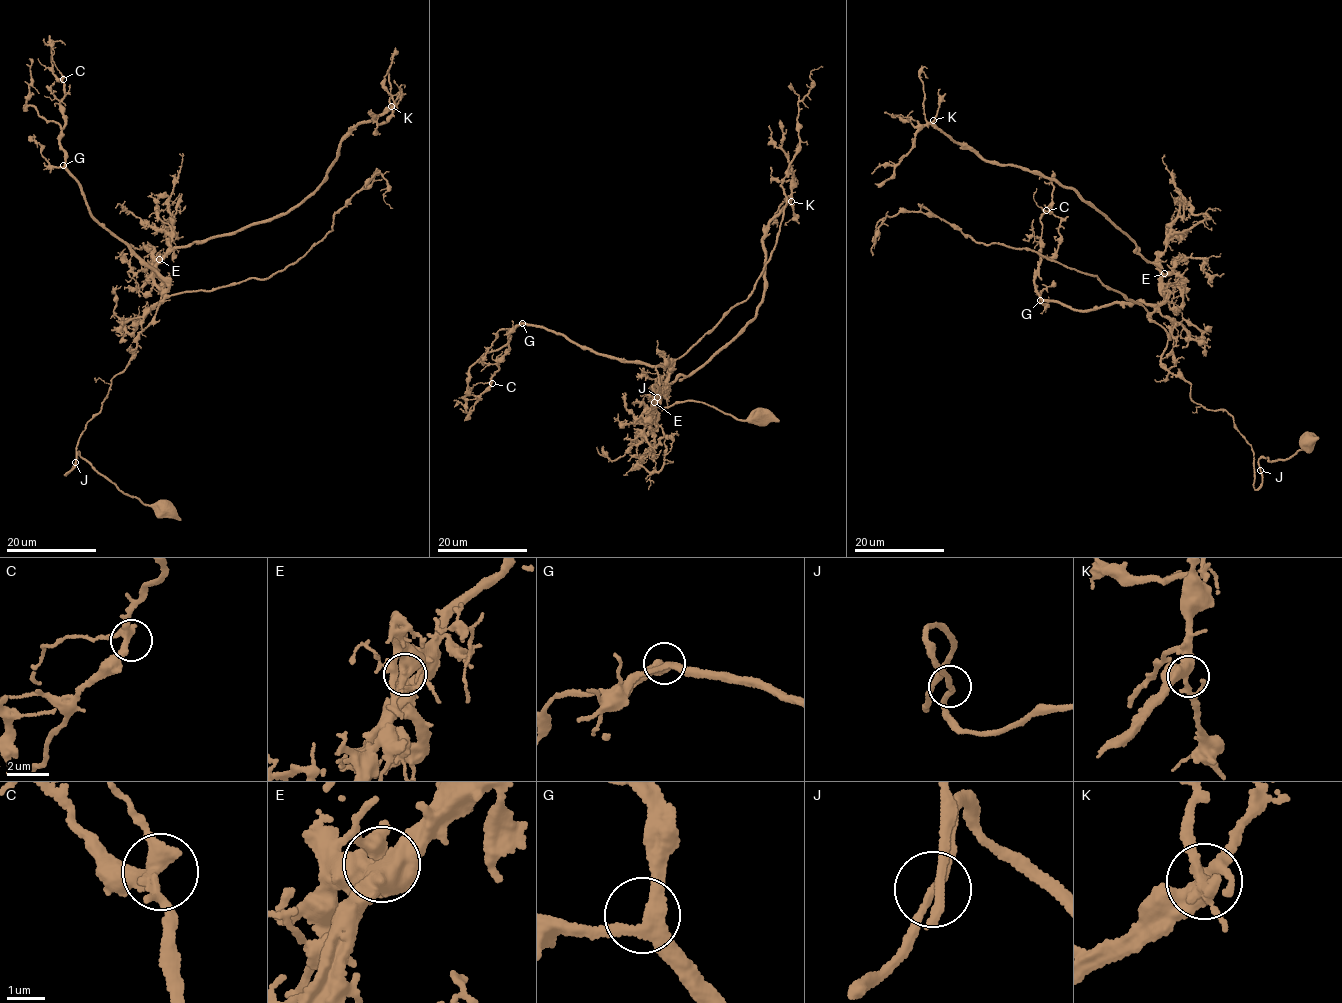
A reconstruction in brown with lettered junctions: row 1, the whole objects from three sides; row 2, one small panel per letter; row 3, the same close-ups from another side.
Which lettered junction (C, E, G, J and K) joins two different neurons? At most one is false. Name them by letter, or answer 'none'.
none

